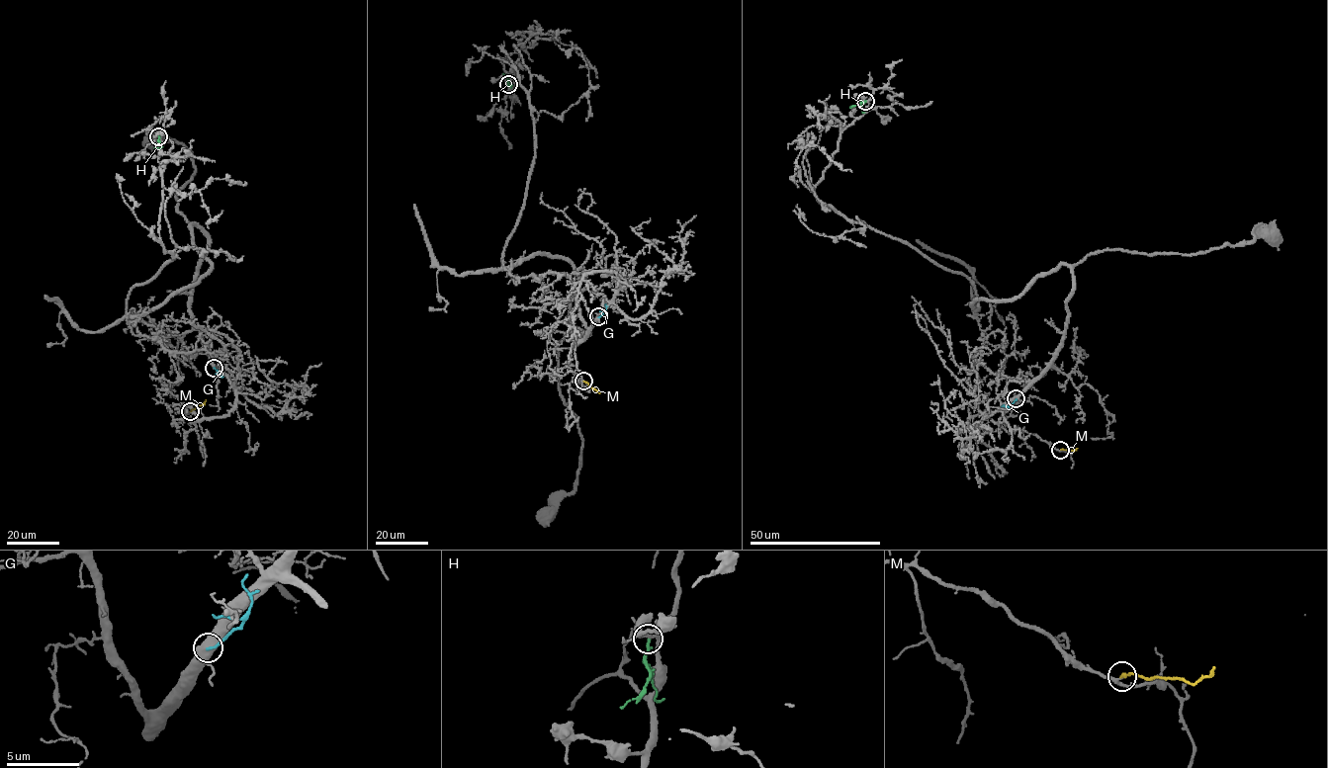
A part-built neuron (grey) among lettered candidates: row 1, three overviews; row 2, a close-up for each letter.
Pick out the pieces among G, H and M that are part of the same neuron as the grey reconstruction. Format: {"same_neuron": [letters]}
{"same_neuron": []}

